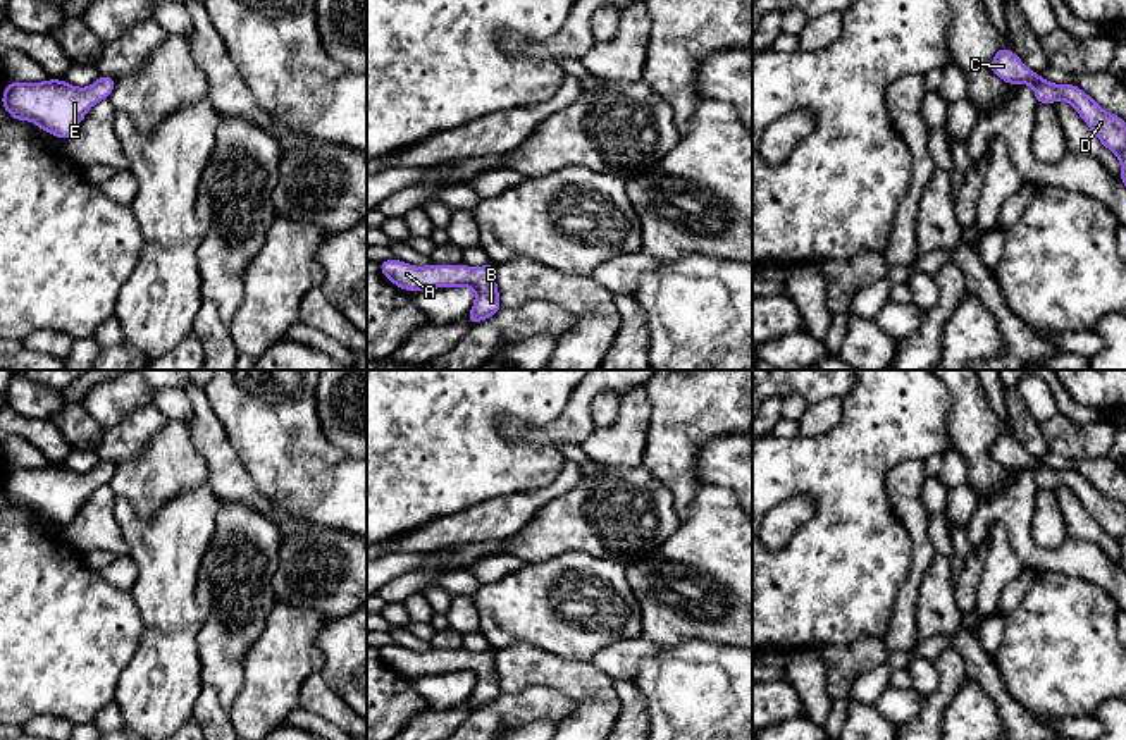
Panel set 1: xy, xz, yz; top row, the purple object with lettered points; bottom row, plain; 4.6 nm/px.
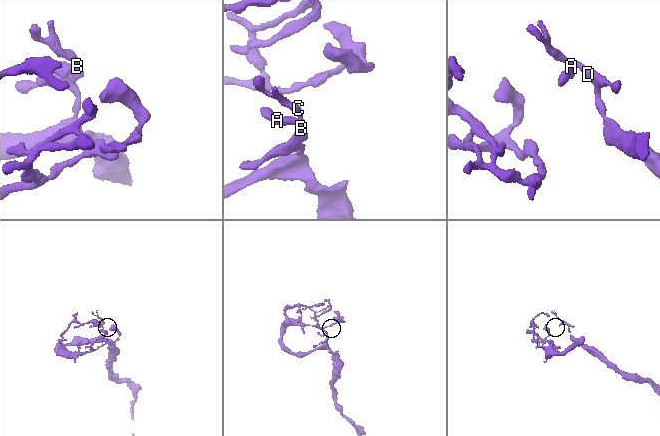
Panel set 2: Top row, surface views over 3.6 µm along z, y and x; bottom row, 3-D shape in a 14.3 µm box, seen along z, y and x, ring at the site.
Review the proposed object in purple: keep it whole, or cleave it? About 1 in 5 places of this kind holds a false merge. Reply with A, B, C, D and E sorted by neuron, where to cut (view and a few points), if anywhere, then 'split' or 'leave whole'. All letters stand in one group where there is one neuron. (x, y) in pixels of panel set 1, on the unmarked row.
A B C D E; no cut; leave whole

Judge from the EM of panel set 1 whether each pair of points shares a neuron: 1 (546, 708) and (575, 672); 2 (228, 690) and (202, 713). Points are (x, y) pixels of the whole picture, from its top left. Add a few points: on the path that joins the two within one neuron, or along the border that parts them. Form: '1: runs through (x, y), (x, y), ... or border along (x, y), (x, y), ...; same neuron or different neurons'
1: border along (519, 690), (543, 684), (560, 690), (572, 701); different neurons
2: border along (204, 684), (214, 689), (226, 711); different neurons

